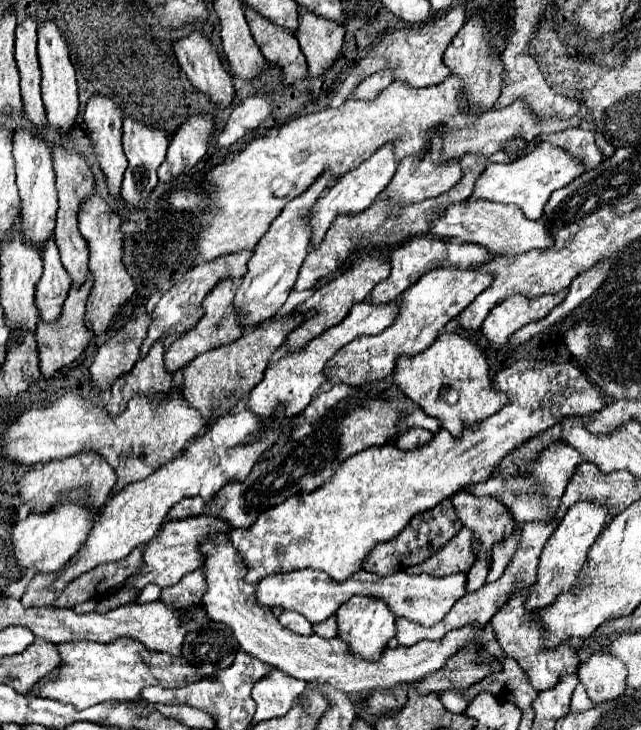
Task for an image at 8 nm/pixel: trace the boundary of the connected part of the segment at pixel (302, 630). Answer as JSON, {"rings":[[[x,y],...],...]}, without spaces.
{"rings":[[[282,612],[278,620],[280,620],[288,630],[292,630],[292,632],[296,632],[296,634],[306,634],[306,636],[312,634],[312,624],[310,624],[302,614]]]}

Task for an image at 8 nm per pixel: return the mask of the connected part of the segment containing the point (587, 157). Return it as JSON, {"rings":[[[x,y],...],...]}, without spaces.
{"rings":[[[579,127],[568,128],[550,134],[541,134],[541,142],[548,141],[556,144],[568,152],[572,152],[576,158],[580,158],[588,168],[596,168],[602,162],[602,152],[598,150],[593,130],[577,130]]]}

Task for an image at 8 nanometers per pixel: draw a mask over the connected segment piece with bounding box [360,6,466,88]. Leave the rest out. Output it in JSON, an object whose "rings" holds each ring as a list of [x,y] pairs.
{"rings":[[[456,6],[452,10],[448,10],[442,18],[436,18],[428,24],[422,26],[412,26],[412,28],[398,28],[390,34],[386,34],[374,48],[372,52],[360,60],[360,68],[362,68],[362,76],[370,76],[378,70],[384,68],[392,68],[394,70],[394,78],[402,80],[414,88],[422,88],[422,86],[432,86],[432,84],[440,84],[444,78],[448,78],[452,72],[446,68],[442,56],[446,46],[450,44],[450,40],[458,34],[458,30],[464,26],[466,22],[466,8],[464,6]]]}

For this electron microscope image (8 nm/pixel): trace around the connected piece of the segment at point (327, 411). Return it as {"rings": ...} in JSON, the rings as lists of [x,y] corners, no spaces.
{"rings":[[[374,380],[358,388],[348,384],[336,384],[330,392],[316,394],[308,408],[292,418],[290,432],[286,432],[266,454],[266,460],[258,462],[244,482],[228,482],[208,502],[202,498],[186,498],[170,508],[168,518],[186,516],[214,516],[230,524],[232,528],[248,528],[258,514],[282,504],[286,498],[300,492],[312,492],[326,484],[346,458],[370,448],[382,446],[394,436],[410,430],[426,428],[436,434],[440,422],[422,412],[422,408],[410,400],[402,388],[390,380]]]}

